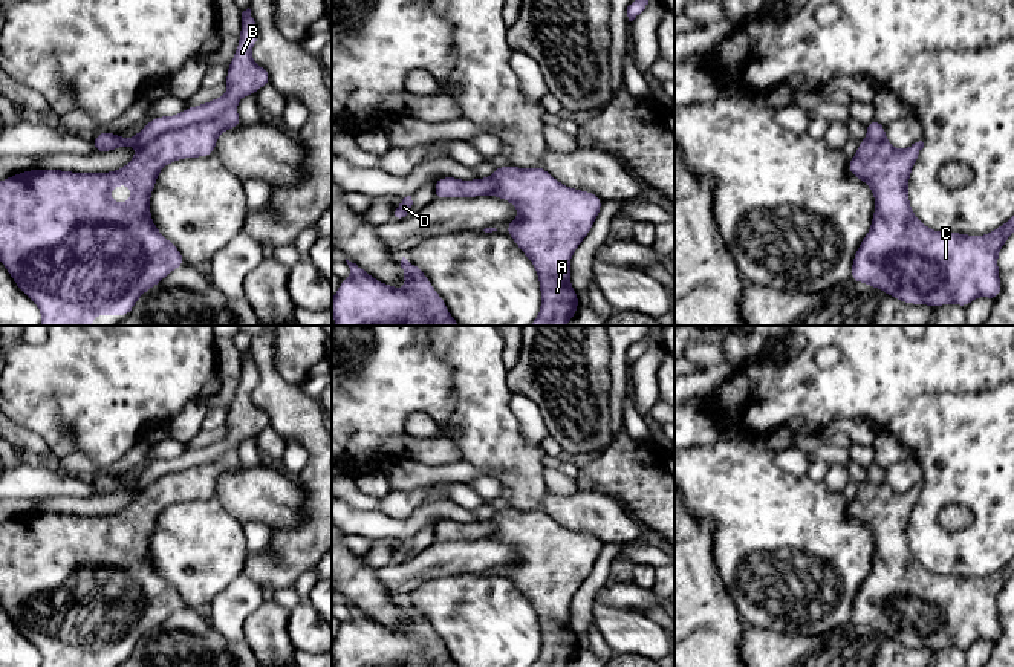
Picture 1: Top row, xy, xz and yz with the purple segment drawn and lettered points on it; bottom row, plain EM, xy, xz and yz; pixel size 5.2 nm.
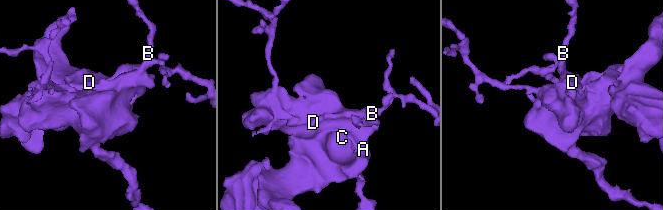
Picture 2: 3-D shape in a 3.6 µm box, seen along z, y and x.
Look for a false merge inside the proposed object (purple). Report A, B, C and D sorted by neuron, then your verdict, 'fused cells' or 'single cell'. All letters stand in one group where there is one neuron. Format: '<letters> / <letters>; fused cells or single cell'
A C / B D; fused cells

